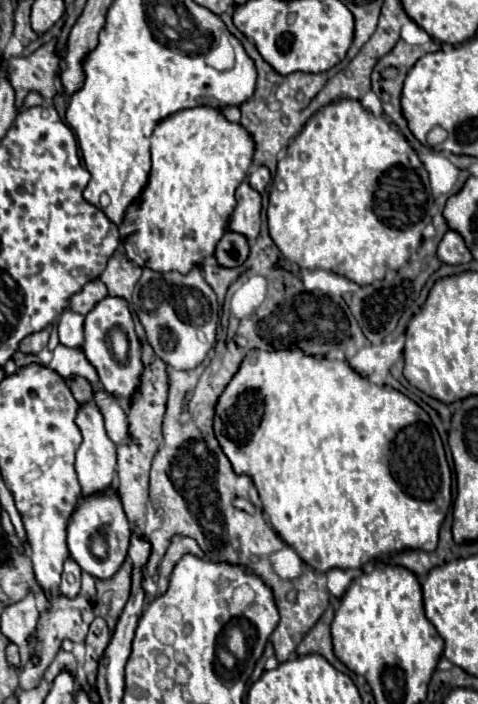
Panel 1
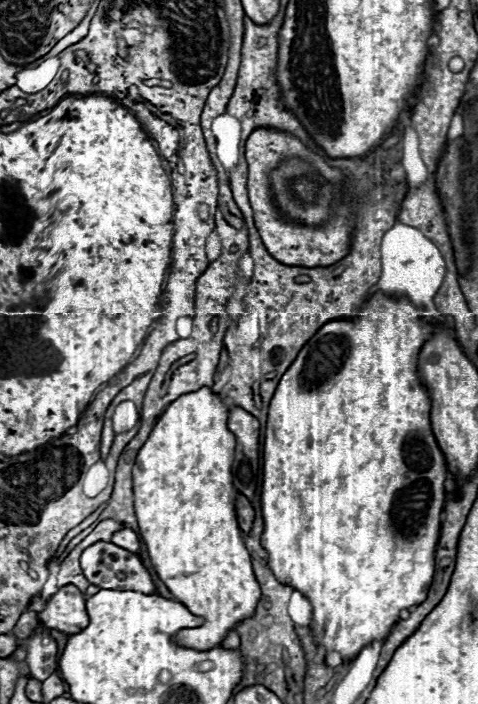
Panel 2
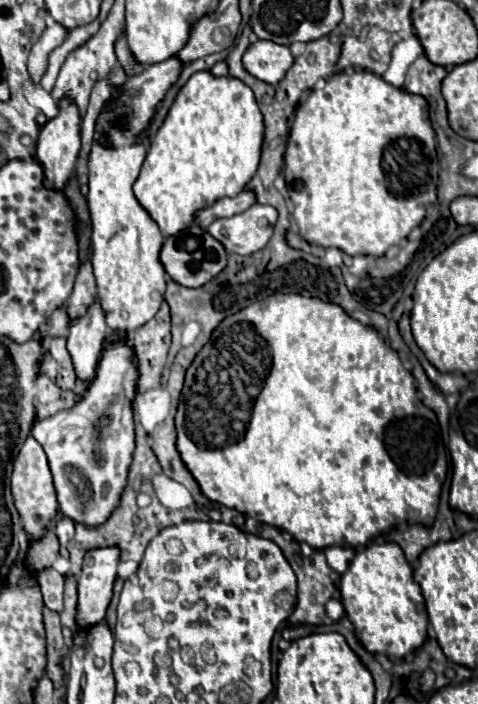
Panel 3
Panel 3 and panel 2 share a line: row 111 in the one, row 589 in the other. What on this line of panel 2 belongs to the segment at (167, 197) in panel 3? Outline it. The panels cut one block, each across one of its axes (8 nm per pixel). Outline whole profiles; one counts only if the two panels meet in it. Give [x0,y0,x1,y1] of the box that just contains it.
[132,388,260,650]

